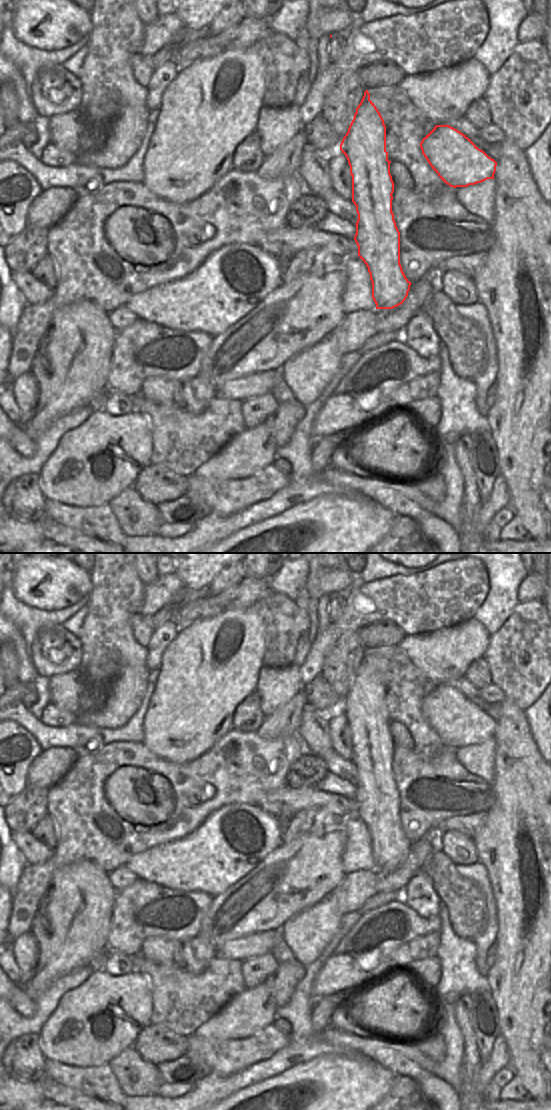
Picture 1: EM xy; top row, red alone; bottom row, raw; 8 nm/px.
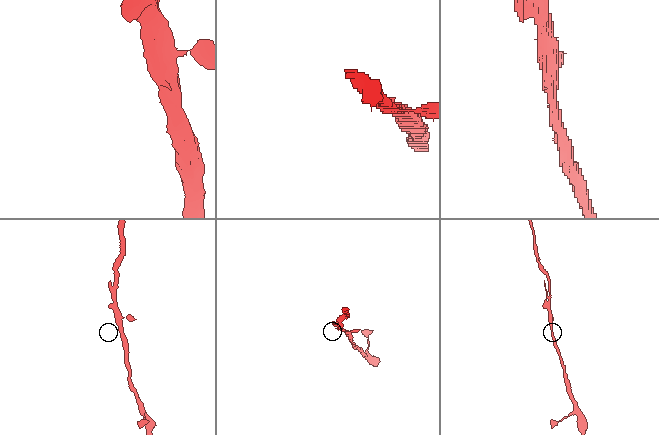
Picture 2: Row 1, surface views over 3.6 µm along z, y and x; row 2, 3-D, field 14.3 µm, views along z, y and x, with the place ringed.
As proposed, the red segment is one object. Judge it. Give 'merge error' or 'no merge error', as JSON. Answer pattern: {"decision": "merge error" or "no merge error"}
{"decision": "merge error"}

